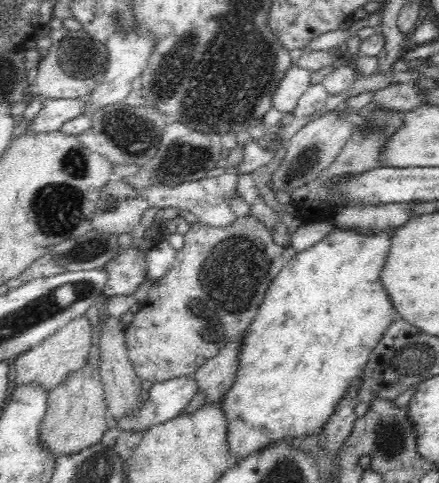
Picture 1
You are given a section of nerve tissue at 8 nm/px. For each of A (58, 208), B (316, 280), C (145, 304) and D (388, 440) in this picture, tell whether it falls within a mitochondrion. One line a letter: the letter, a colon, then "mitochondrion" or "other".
A: mitochondrion
B: other
C: other
D: mitochondrion

